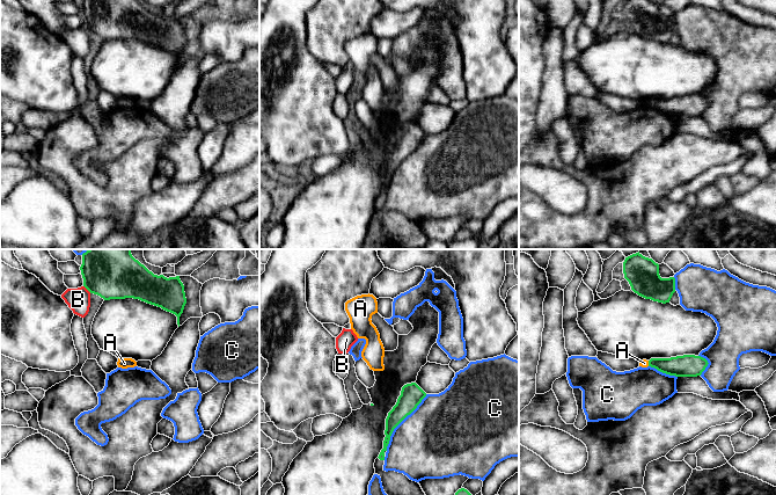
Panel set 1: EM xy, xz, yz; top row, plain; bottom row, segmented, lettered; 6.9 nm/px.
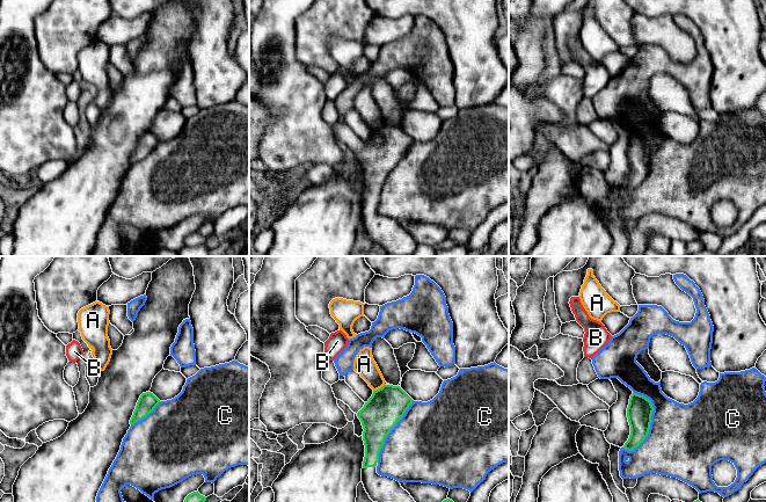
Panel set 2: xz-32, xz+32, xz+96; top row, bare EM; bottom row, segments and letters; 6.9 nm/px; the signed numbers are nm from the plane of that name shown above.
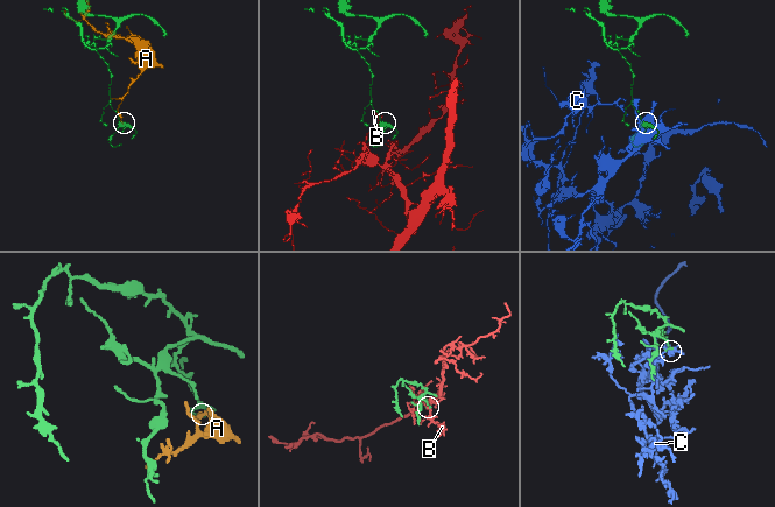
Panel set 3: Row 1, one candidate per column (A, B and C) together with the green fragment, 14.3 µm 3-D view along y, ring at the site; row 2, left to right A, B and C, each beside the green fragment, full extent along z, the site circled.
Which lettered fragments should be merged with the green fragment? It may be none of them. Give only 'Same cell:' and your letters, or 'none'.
Same cell: none

